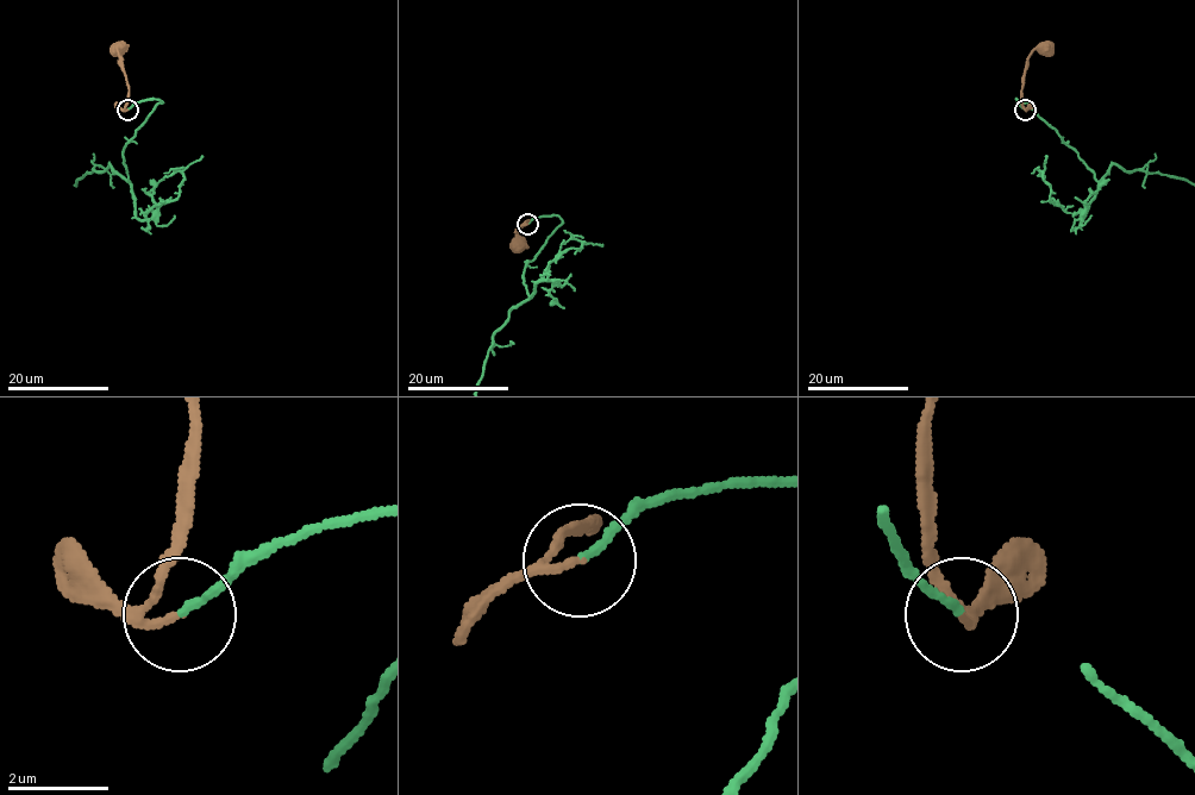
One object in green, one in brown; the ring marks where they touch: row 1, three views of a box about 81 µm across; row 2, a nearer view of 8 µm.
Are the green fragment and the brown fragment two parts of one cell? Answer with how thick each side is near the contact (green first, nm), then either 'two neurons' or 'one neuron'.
150/110 nm | one neuron

